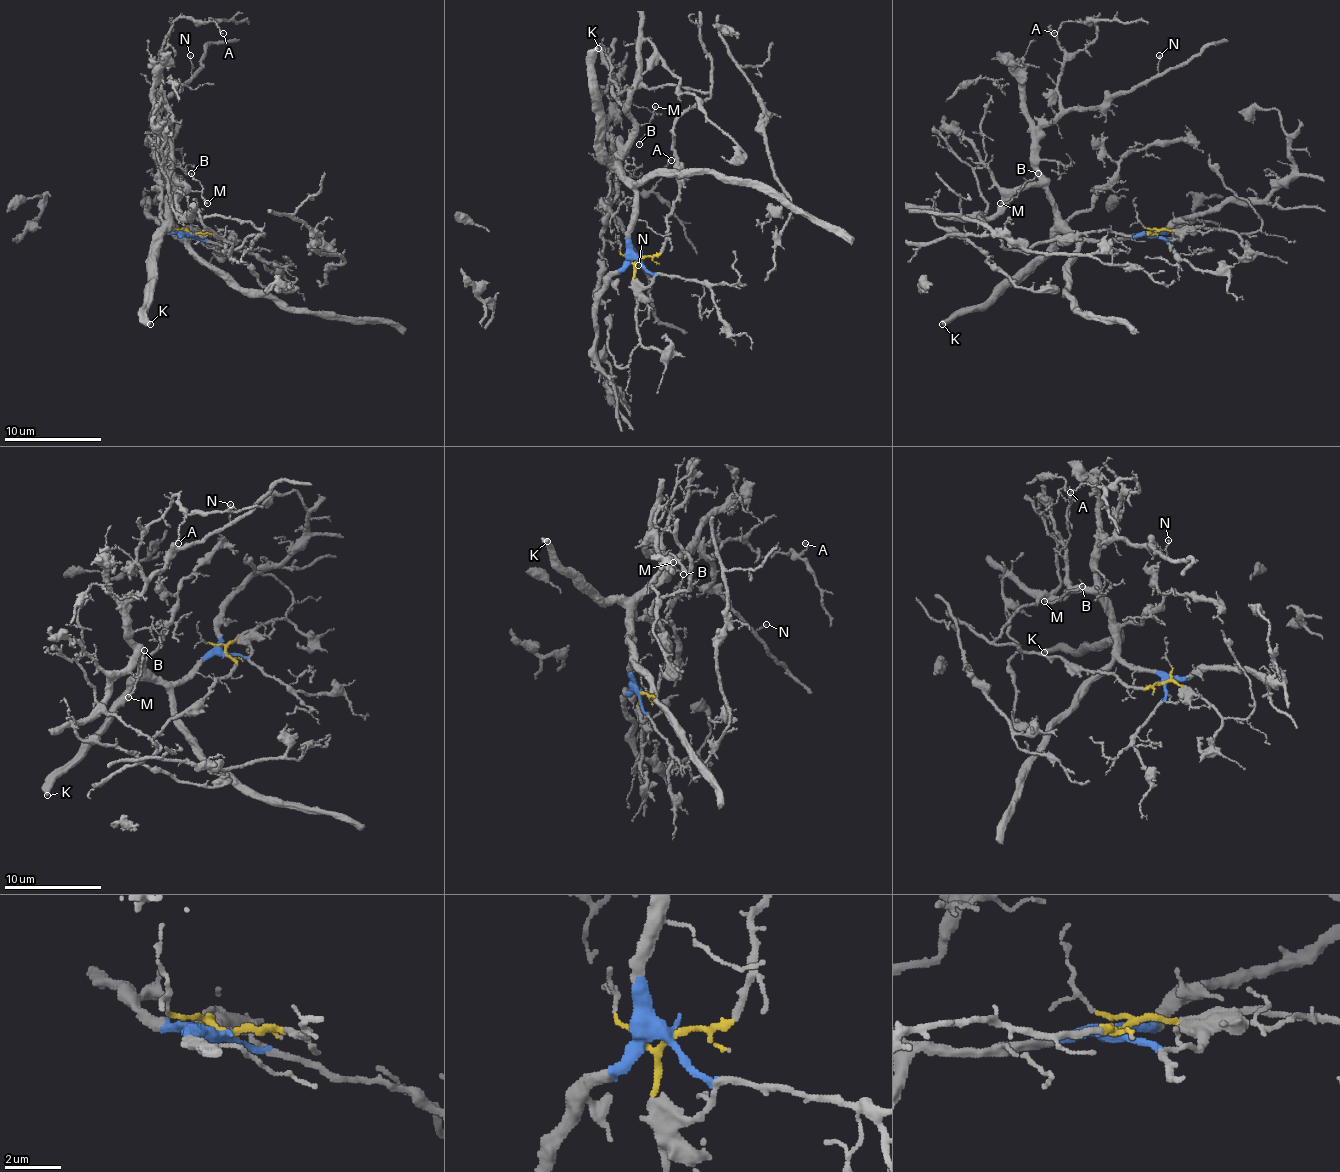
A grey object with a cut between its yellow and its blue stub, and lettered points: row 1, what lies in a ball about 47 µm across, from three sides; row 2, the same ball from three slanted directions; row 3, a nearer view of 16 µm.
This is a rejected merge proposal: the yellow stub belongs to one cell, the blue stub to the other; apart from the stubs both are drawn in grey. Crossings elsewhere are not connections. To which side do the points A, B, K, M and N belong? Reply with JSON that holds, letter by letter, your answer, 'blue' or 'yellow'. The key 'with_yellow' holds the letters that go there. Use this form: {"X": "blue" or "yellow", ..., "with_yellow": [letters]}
{"A": "blue", "B": "blue", "K": "blue", "M": "blue", "N": "blue", "with_yellow": []}

